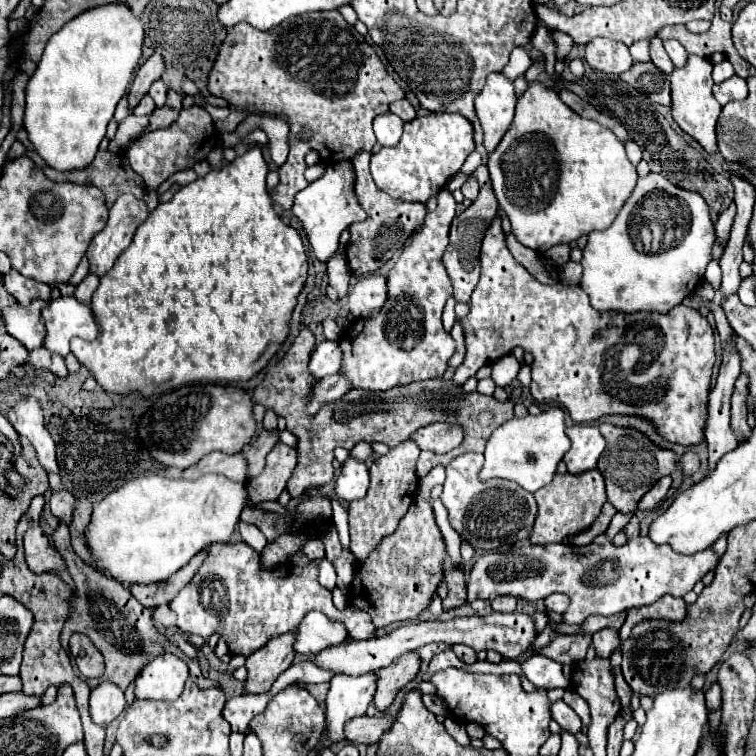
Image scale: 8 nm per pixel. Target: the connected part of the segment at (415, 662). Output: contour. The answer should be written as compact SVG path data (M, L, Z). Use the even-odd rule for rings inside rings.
M416 651L404 653L386 669L378 669L378 689L374 695L376 709L378 711L388 709L398 691L416 677L418 669L420 669L420 655Z

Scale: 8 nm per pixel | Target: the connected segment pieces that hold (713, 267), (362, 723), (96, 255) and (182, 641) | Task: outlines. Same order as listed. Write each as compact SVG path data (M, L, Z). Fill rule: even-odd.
M710 261L708 269L706 269L704 279L706 279L714 289L718 289L718 287L720 287L720 265L718 265L716 261Z
M356 717L354 721L348 721L346 723L346 741L350 743L366 743L366 745L372 745L372 743L378 743L378 739L382 737L382 733L392 725L392 719L394 717Z
M130 193L120 195L110 209L106 227L92 239L88 247L90 271L104 275L114 265L118 255L130 245L134 231L142 221L146 221L148 213L150 211L144 199L136 199Z
M175 634L173 638L186 656L190 657L191 659L197 660L197 649L189 641L187 641L184 635Z

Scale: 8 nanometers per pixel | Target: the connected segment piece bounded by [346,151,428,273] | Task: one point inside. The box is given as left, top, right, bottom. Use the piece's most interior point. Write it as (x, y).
(372, 242)

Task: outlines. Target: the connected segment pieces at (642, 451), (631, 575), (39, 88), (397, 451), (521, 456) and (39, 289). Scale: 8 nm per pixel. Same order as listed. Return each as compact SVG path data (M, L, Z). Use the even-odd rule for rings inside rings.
M600 423L600 431L606 439L606 449L598 461L598 471L604 475L608 501L620 513L636 511L640 497L644 493L648 493L648 489L658 479L662 479L664 475L670 475L676 469L678 457L672 449L658 447L656 443L652 443L644 433L640 433L634 427L618 427L612 423Z
M598 535L586 547L572 547L564 543L532 545L520 541L508 553L482 555L470 573L468 603L474 599L494 599L496 595L514 595L528 601L544 599L552 593L570 595L570 607L564 613L564 625L578 625L588 615L614 615L632 607L656 603L662 595L670 593L682 597L708 573L714 571L722 557L712 549L702 553L682 555L670 545L654 545L650 537L634 537L622 547L614 547L606 535Z
M108 3L80 13L54 33L44 49L44 55L26 85L26 113L24 127L38 155L58 171L82 169L92 163L100 141L106 135L106 125L114 115L118 101L126 95L134 71L140 67L144 47L144 23L130 5Z
M406 439L396 447L390 447L386 455L380 455L370 465L370 489L364 499L350 503L348 509L350 551L358 561L366 561L366 557L378 547L378 541L382 541L386 535L392 535L396 531L398 521L404 517L406 509L410 507L418 489L418 477L416 477L418 455L420 455L418 445Z
M550 407L538 415L526 415L522 419L514 417L506 421L502 427L494 429L494 433L488 439L486 451L484 451L484 467L480 471L480 479L510 479L516 481L520 487L526 491L536 491L540 487L546 487L554 473L556 465L564 457L564 453L570 449L572 441L566 435L566 425L564 425L564 411L560 407Z
M12 269L6 277L4 277L4 285L6 289L16 297L18 303L22 305L30 305L30 301L36 301L36 299L42 299L42 301L50 301L50 287L44 285L44 283L38 283L38 281L30 281L28 277L22 277L16 269Z

